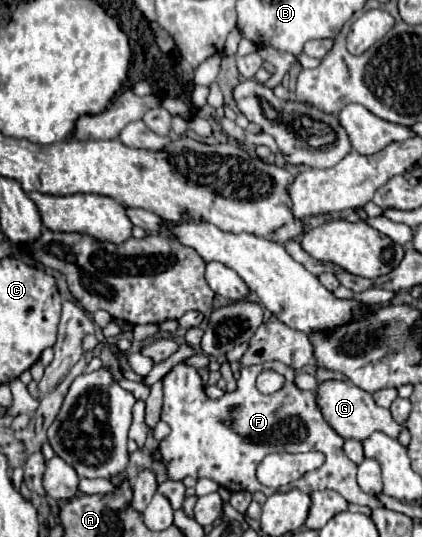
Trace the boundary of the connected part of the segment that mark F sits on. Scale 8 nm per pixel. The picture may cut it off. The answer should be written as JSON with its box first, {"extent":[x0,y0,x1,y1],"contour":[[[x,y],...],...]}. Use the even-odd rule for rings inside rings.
{"extent":[160,362,384,510],"contour":[[[278,362],[242,368],[237,390],[225,392],[220,399],[214,401],[204,394],[202,380],[194,368],[186,364],[174,366],[164,376],[162,408],[162,420],[172,428],[172,432],[160,442],[160,454],[162,462],[168,468],[168,478],[210,478],[230,492],[248,490],[264,492],[266,496],[270,496],[274,490],[262,486],[256,480],[256,466],[266,454],[320,450],[326,456],[324,466],[298,480],[296,488],[308,494],[314,490],[330,488],[340,492],[350,504],[368,506],[372,510],[384,508],[378,496],[360,490],[356,482],[356,464],[342,450],[344,438],[326,424],[316,398],[316,392],[300,390],[294,384],[294,370],[290,366]],[[266,368],[278,370],[286,378],[284,386],[274,394],[262,394],[256,387],[257,377]]]}

